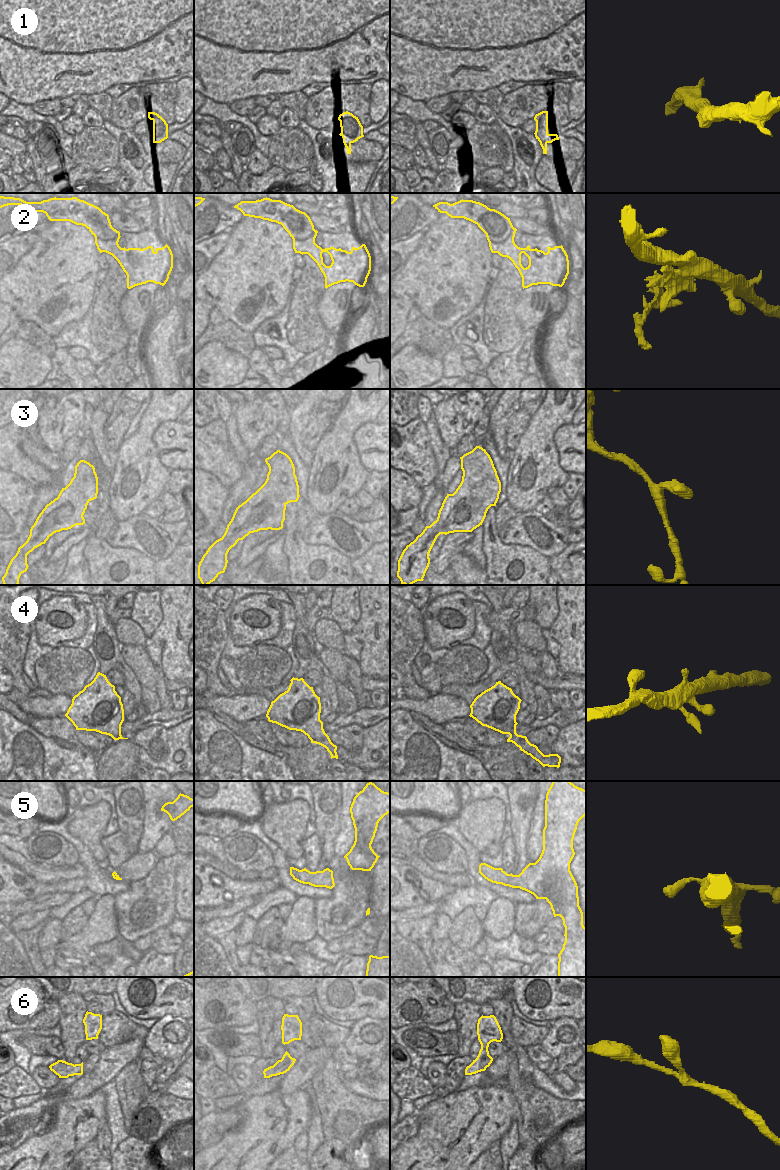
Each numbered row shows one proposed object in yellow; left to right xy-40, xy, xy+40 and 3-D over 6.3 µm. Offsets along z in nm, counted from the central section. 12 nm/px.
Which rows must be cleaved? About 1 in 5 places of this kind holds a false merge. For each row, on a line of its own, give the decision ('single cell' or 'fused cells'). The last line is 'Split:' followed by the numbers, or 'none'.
1: single cell
2: fused cells
3: single cell
4: single cell
5: single cell
6: single cell
Split: 2

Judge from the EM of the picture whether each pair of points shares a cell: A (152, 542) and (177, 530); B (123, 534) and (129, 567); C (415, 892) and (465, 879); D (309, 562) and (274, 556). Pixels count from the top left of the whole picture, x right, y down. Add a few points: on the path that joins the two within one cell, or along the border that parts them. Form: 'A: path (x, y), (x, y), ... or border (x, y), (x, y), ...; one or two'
A: path (160, 542), (165, 542), (165, 536), (169, 533); one
B: border (105, 540), (114, 547), (131, 547), (147, 556); two
C: border (425, 875), (455, 887); two
D: border (284, 535), (283, 552), (288, 563), (288, 574); two

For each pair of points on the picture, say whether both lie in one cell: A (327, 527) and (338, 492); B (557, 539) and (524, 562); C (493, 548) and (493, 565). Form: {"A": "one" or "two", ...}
{"A": "two", "B": "two", "C": "one"}

